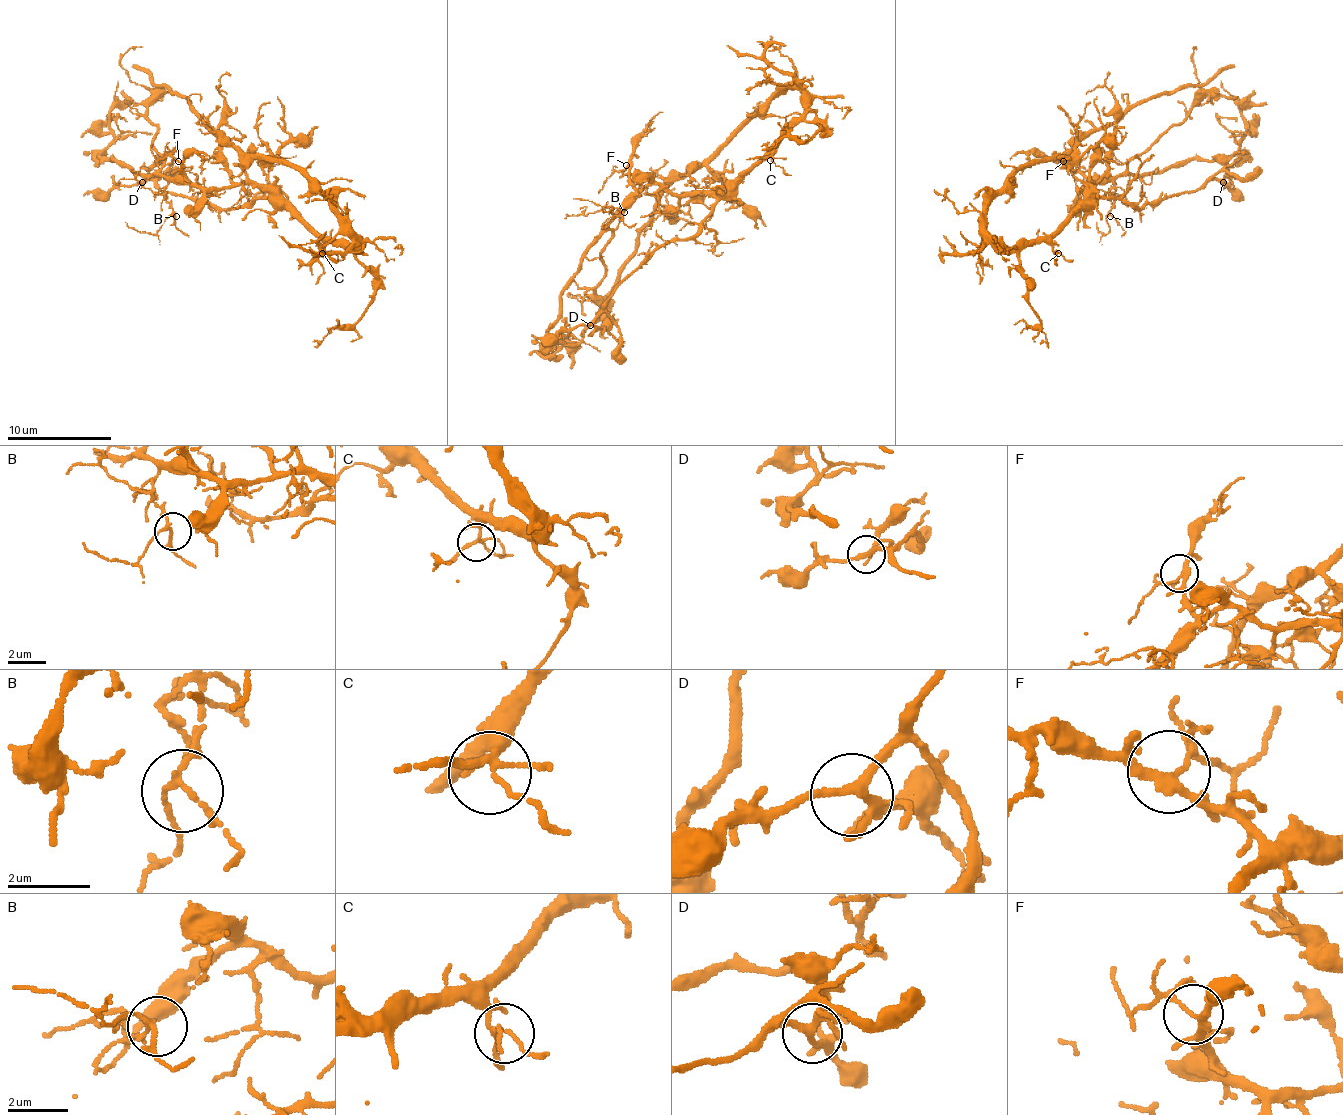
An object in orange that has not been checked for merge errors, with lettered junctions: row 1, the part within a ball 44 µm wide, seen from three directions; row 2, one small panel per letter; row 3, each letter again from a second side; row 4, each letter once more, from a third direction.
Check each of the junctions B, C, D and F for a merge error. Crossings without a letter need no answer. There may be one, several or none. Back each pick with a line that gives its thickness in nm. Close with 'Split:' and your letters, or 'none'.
Split: none

